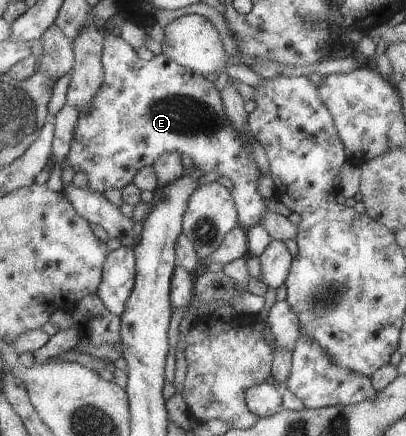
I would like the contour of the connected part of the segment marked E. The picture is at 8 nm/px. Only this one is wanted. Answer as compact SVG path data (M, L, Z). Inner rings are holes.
M111 32L106 33L102 58L104 82L90 103L92 110L83 110L80 114L78 129L67 157L67 163L73 171L84 172L89 179L88 186L92 190L105 193L113 188L122 190L133 183L135 176L144 167L153 166L163 153L183 153L204 173L215 170L220 176L230 179L233 183L231 195L234 195L235 207L238 207L241 227L247 230L259 224L262 213L267 210L256 190L256 179L260 172L250 155L251 151L244 149L242 137L231 129L221 95L215 90L213 83L200 73L169 59L164 53L148 61L143 60L126 39Z

